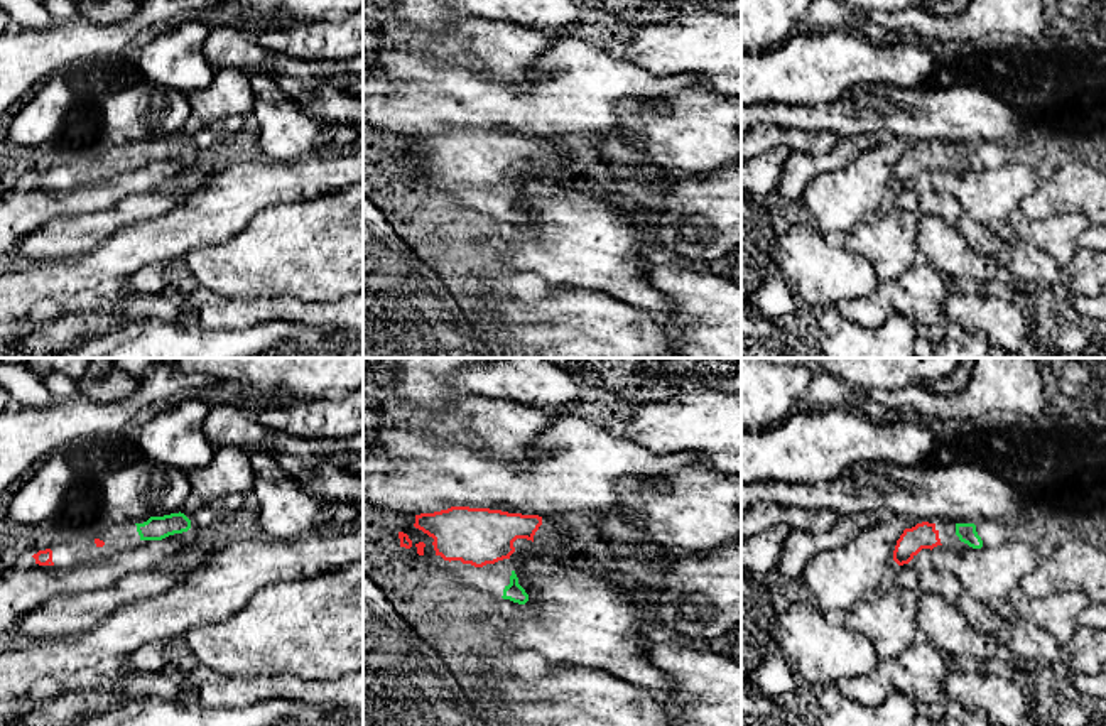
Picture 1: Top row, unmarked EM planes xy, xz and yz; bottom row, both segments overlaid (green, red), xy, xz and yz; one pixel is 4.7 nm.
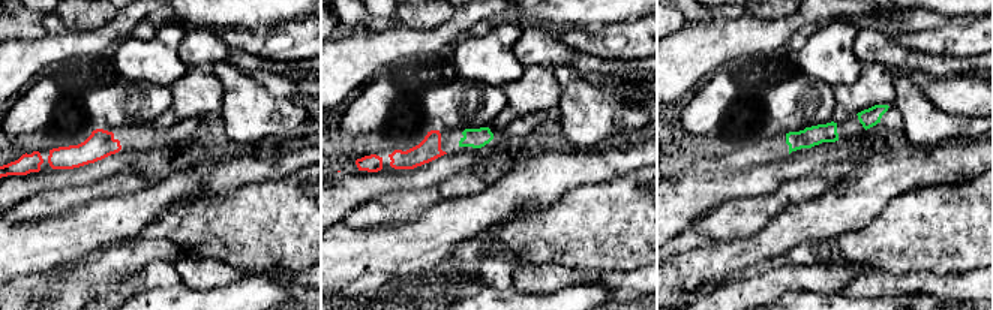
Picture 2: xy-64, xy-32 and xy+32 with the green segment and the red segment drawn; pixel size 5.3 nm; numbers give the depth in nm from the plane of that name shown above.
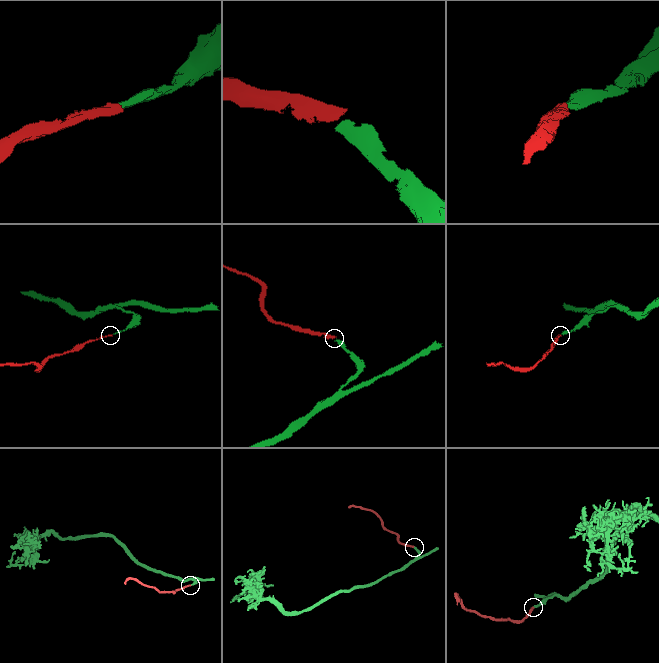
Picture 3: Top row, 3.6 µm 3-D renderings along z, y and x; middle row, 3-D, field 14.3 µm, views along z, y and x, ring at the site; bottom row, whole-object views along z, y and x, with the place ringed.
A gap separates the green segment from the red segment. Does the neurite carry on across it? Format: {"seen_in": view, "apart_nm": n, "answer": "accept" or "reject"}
{"seen_in": "xz", "apart_nm": 70, "answer": "accept"}

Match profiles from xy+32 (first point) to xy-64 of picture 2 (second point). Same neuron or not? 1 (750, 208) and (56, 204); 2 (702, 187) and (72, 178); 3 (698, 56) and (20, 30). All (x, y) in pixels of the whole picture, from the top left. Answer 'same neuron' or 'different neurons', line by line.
1: same neuron
2: same neuron
3: different neurons

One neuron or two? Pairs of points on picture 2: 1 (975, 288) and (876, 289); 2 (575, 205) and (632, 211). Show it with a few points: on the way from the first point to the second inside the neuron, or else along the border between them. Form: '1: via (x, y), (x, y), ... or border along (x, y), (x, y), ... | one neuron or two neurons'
1: via (951, 286), (900, 285) | one neuron
2: via (588, 211), (618, 211) | one neuron

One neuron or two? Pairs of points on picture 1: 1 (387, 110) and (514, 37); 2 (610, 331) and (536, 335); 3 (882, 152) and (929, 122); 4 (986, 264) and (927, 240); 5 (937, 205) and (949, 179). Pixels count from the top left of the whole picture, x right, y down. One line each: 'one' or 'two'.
1: two
2: one
3: two
4: one
5: two

